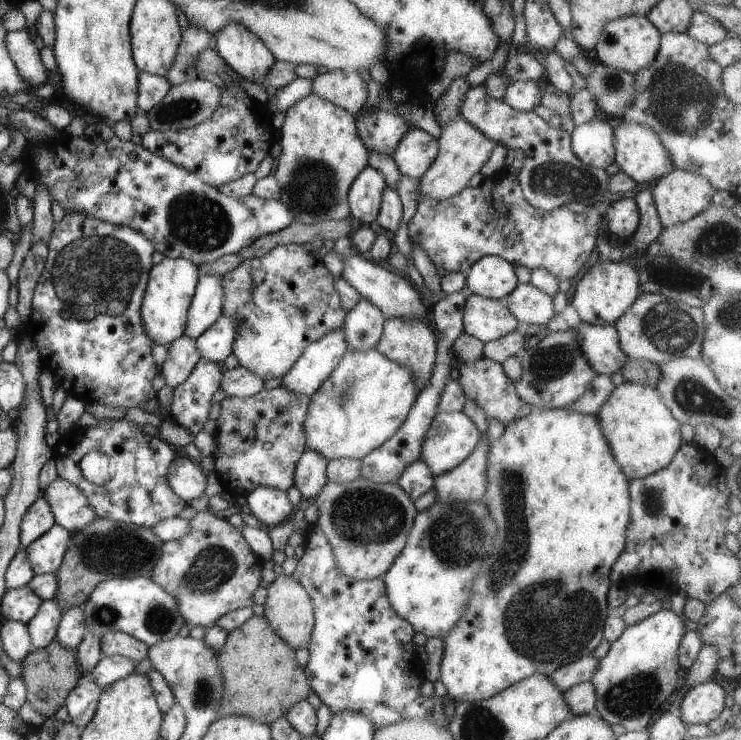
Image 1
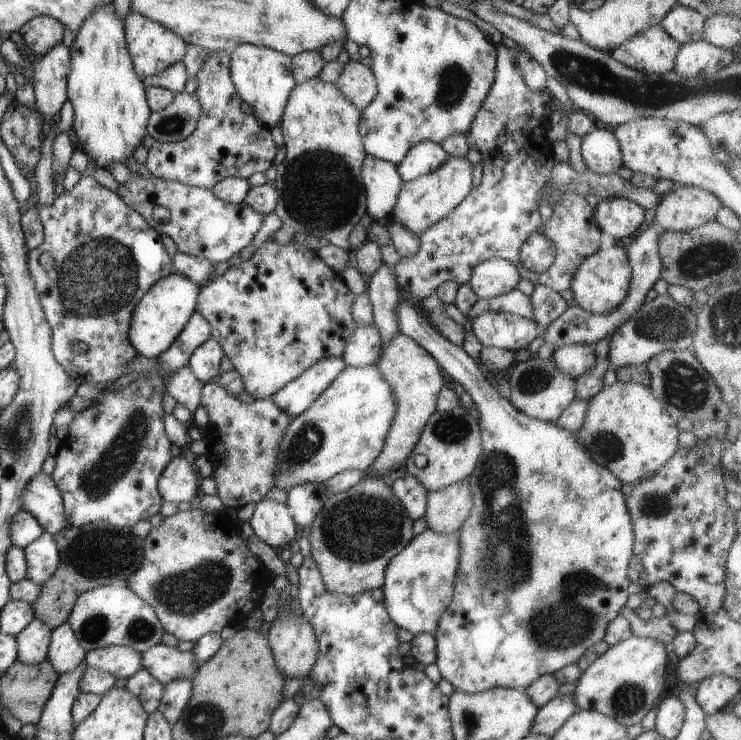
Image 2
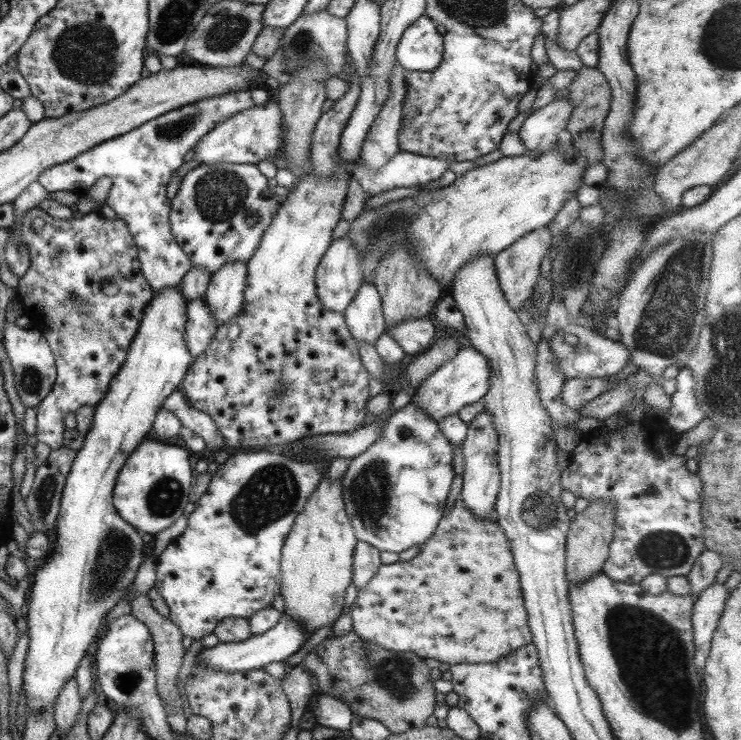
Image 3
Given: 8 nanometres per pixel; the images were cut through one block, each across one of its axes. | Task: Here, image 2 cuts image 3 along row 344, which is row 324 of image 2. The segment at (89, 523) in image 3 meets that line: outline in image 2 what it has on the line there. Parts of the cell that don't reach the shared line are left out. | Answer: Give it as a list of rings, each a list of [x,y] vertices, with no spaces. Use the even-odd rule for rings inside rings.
[[[171,273],[160,278],[146,295],[142,296],[134,310],[129,332],[130,343],[138,350],[139,355],[147,358],[160,357],[162,352],[170,348],[188,324],[194,310],[197,310],[198,294],[200,286],[192,282],[188,276]]]

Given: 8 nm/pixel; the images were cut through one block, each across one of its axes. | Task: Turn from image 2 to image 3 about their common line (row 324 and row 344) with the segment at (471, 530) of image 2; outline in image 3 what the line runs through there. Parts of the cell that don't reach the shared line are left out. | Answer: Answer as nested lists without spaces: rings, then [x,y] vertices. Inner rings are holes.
[[[429,317],[405,320],[402,324],[394,324],[386,334],[392,336],[405,354],[414,356],[424,353],[436,342],[434,322]]]

